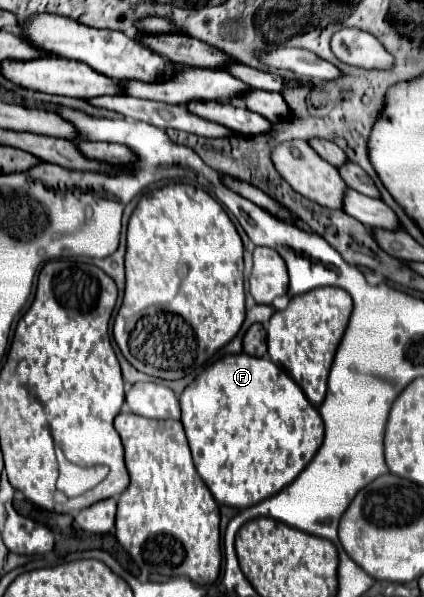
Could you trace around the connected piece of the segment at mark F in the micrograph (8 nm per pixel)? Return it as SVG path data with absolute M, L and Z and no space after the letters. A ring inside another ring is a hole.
M229 354L207 366L179 396L181 424L185 428L195 468L217 504L233 508L249 508L291 484L299 472L311 462L323 442L323 420L319 410L307 400L301 388L287 372L269 358Z

